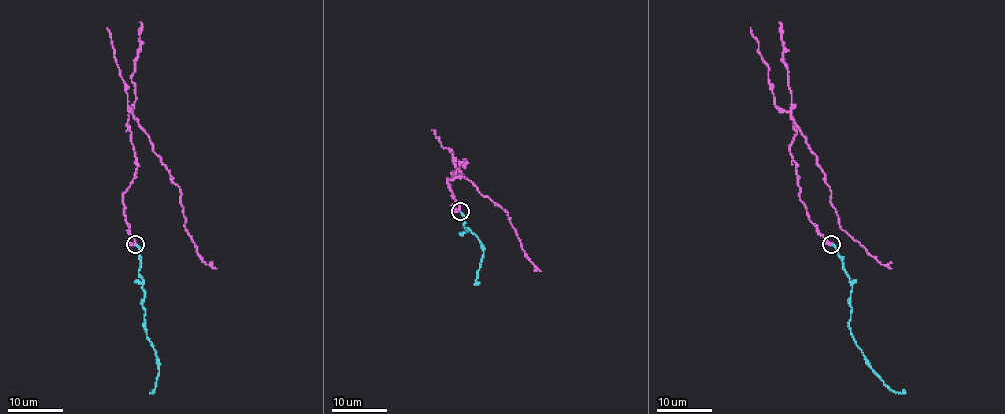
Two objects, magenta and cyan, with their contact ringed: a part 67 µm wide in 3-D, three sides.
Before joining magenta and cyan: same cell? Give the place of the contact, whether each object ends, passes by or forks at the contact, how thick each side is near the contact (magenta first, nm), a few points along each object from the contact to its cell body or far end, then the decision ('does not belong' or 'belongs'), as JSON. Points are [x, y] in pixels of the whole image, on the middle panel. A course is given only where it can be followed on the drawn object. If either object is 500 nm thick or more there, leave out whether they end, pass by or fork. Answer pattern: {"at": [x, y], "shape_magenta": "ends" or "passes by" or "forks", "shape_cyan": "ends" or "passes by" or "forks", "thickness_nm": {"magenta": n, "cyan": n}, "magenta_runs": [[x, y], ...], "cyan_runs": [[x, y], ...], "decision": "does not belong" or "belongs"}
{"at": [460, 211], "shape_magenta": "passes by", "shape_cyan": "ends", "thickness_nm": {"magenta": 280, "cyan": 190}, "magenta_runs": [[460, 211], [448, 179], [461, 175], [457, 169], [456, 176], [505, 209], [524, 254], [541, 271]], "cyan_runs": [[460, 212], [463, 226], [475, 235], [483, 252], [476, 272], [479, 283]], "decision": "does not belong"}

